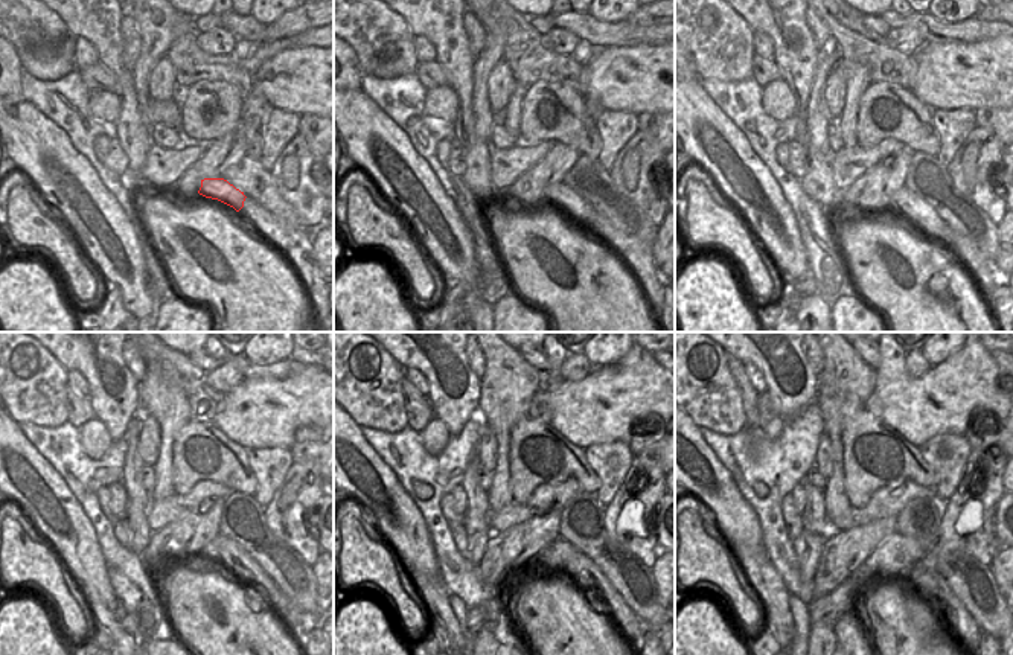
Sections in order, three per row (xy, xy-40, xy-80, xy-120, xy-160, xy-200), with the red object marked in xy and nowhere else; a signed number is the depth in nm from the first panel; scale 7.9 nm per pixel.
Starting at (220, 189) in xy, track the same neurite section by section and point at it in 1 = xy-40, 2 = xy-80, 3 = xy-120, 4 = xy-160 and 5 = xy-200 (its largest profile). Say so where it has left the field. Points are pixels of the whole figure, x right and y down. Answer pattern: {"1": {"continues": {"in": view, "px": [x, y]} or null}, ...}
{"1": {"continues": {"in": "xy-40", "px": [559, 194]}}, "2": {"continues": {"in": "xy-80", "px": [907, 203]}}, "3": {"continues": {"in": "xy-120", "px": [227, 552]}}, "4": {"continues": {"in": "xy-160", "px": [584, 571]}}, "5": {"continues": {"in": "xy-200", "px": [961, 620]}}}

